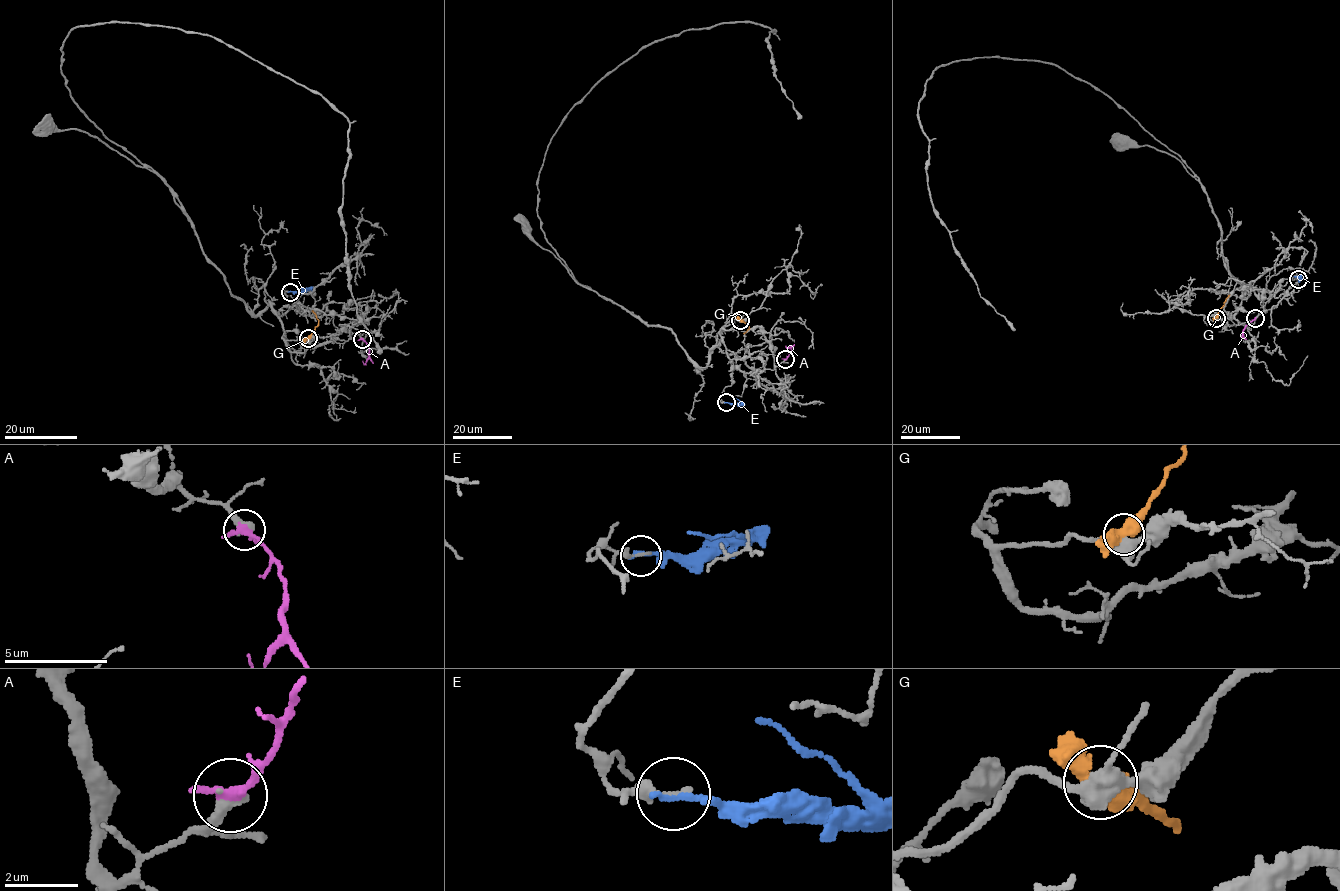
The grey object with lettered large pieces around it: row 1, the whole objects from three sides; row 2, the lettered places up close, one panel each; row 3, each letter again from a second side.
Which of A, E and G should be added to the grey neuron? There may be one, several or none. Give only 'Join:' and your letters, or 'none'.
Join: A

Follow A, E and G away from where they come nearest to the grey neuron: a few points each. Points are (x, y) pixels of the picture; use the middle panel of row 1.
A: (785, 359), (790, 349), (786, 345)
E: (725, 402), (741, 403), (732, 396)
G: (740, 320), (749, 327), (743, 334)

